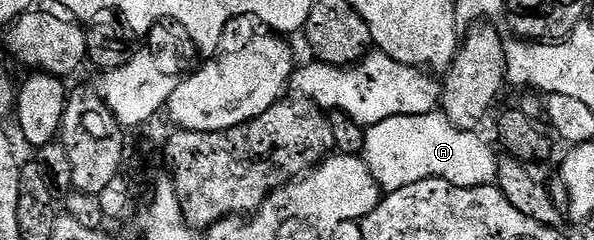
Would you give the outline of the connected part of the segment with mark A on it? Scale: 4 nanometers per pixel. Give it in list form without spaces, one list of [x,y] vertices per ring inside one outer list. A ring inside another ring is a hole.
[[[439,110],[420,116],[385,118],[385,122],[377,122],[366,129],[361,159],[367,163],[384,193],[396,192],[401,190],[401,186],[409,186],[413,182],[429,178],[441,178],[453,186],[466,188],[495,184],[499,174],[499,160],[494,150],[479,135],[478,131],[466,132],[453,126],[453,122],[449,122],[449,118]]]

